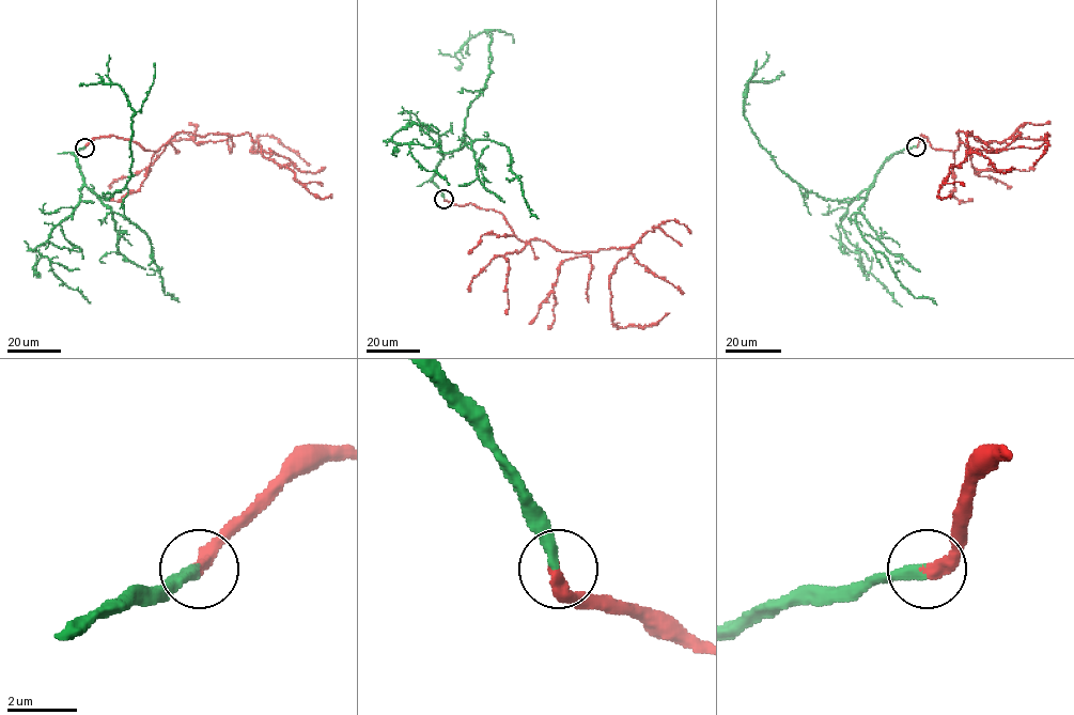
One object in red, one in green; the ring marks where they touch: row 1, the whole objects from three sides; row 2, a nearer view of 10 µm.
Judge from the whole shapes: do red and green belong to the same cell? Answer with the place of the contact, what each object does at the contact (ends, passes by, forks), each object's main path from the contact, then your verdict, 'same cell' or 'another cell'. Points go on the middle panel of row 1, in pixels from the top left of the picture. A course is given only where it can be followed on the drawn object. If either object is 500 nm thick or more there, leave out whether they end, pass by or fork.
place (444, 199); red ends; green ends; course red (445, 199), (499, 212), (522, 241), (569, 252), (628, 248), (609, 282), (612, 323), (642, 327), (669, 312); course green (445, 199), (432, 176), (465, 143), (493, 30), (473, 35), (455, 67); same cell

